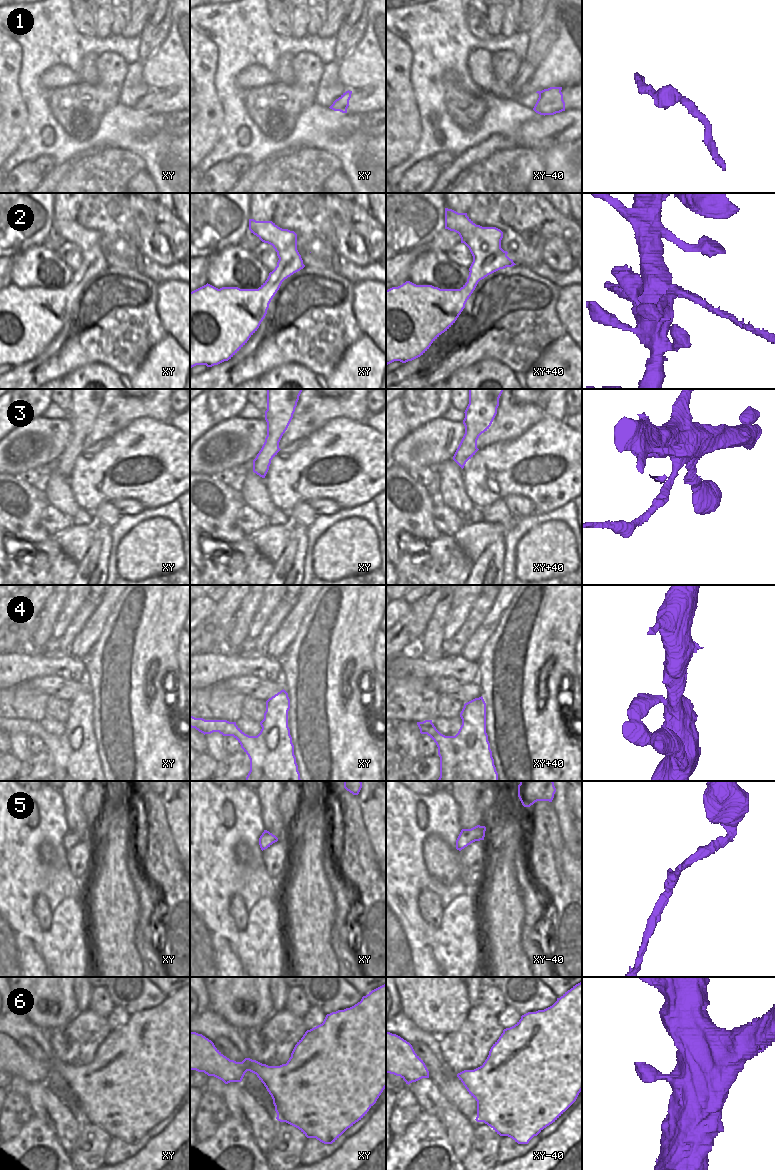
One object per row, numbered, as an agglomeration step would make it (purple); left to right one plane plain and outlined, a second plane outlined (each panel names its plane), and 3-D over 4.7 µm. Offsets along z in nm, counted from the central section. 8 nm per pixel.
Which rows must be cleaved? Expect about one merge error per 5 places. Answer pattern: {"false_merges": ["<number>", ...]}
{"false_merges": ["2", "3"]}

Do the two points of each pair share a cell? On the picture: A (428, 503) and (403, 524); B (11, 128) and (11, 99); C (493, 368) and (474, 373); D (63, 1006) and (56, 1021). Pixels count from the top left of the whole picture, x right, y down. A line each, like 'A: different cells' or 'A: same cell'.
A: same cell
B: same cell
C: same cell
D: same cell

